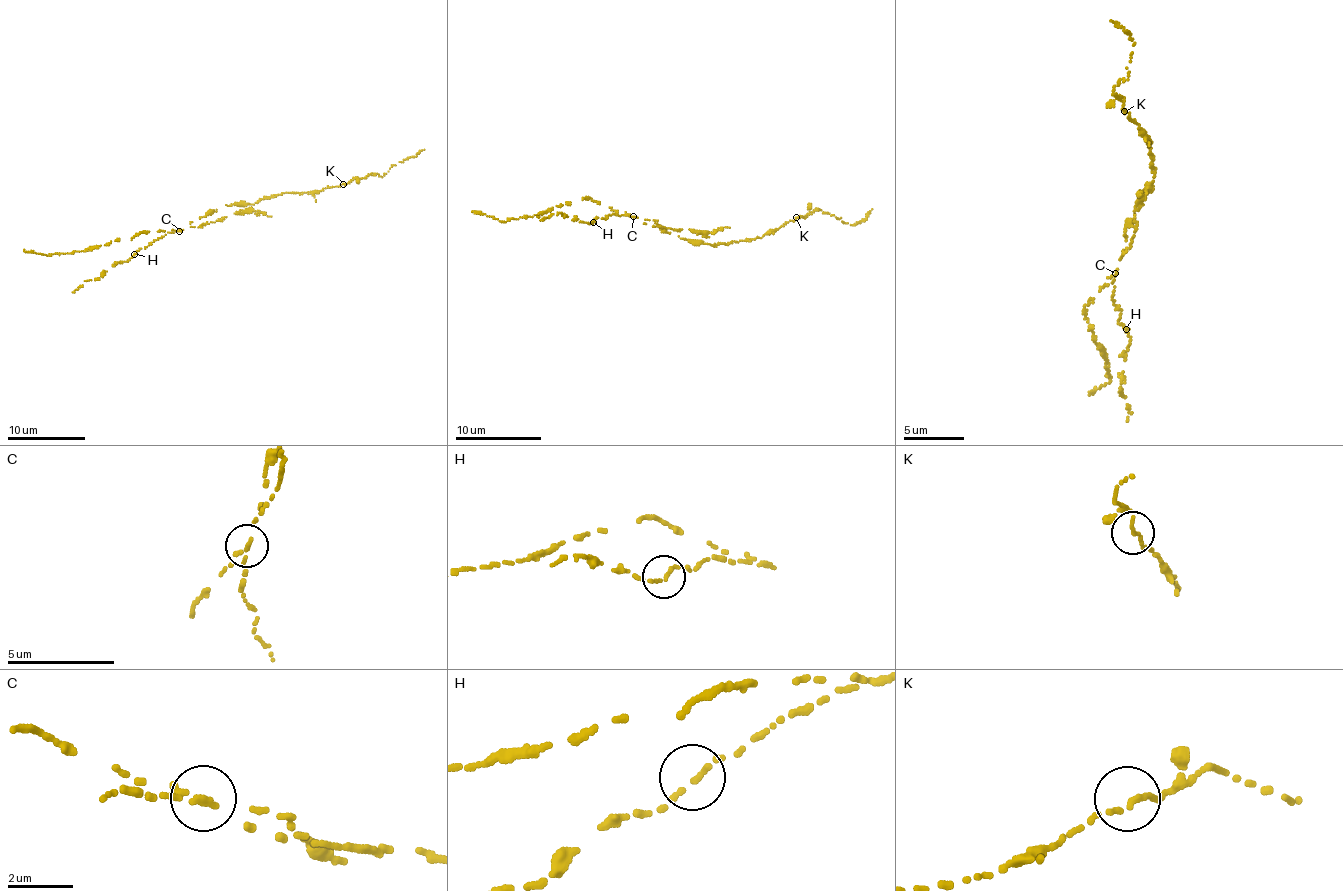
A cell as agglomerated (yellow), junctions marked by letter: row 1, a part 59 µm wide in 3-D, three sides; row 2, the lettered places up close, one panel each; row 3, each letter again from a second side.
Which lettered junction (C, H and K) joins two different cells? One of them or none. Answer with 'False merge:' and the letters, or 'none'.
False merge: C

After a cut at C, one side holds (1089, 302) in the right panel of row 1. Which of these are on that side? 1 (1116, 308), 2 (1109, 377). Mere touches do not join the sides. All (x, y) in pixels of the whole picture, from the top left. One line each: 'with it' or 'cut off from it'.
1: cut off from it
2: with it

